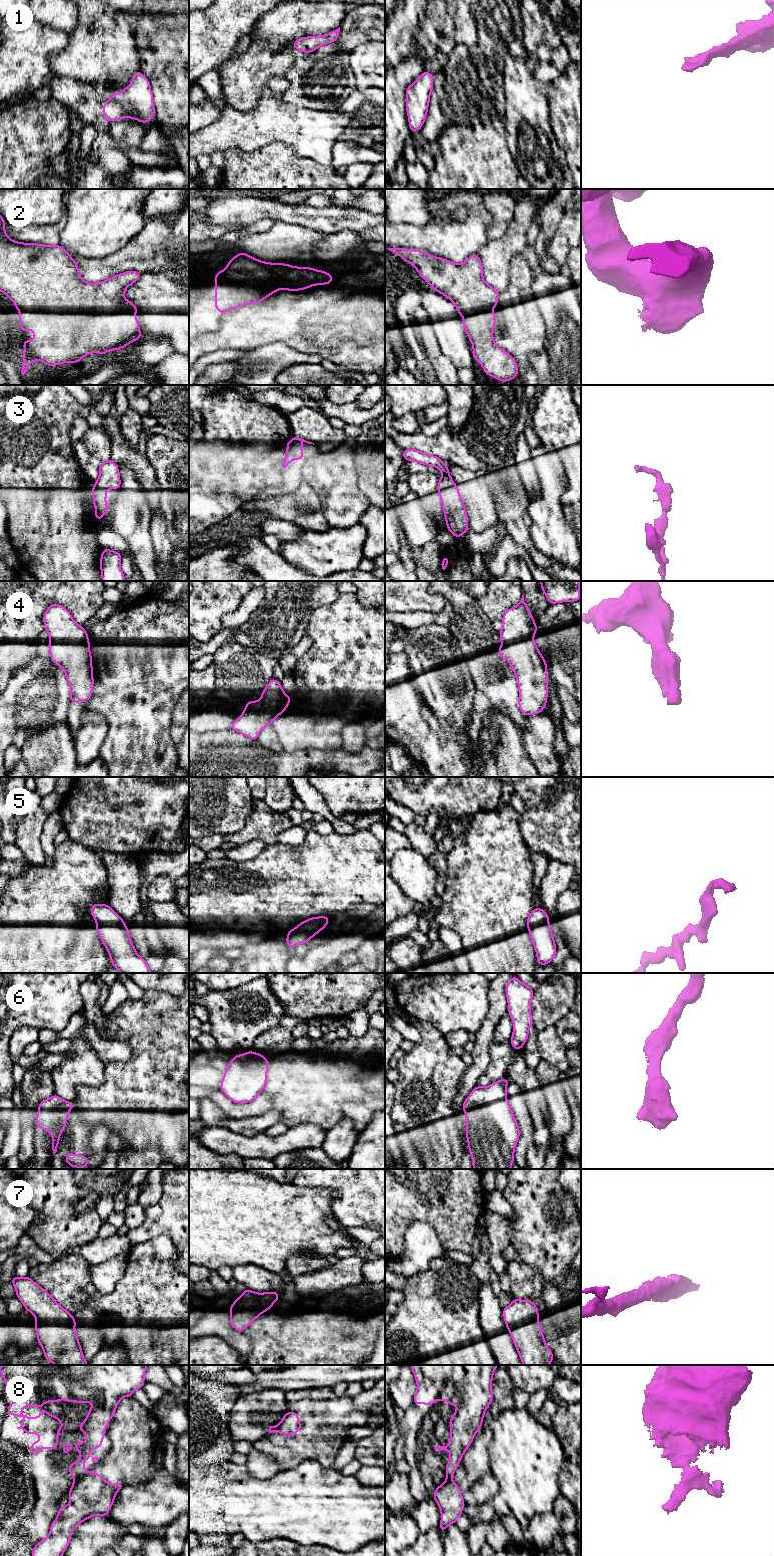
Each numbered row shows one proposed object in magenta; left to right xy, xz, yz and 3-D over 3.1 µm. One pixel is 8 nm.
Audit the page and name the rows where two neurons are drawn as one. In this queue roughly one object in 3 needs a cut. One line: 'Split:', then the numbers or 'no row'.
Split: 8

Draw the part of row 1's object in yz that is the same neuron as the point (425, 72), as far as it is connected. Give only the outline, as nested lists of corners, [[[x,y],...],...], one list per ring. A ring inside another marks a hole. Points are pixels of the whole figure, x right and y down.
[[[424,71],[416,81],[406,88],[406,110],[411,132],[421,130],[433,91],[434,74]]]

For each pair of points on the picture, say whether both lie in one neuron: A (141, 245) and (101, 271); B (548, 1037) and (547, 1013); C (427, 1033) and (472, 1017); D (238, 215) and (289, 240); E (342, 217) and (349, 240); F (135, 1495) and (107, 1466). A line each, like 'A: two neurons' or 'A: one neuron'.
A: one neuron
B: two neurons
C: two neurons
D: two neurons
E: two neurons
F: two neurons

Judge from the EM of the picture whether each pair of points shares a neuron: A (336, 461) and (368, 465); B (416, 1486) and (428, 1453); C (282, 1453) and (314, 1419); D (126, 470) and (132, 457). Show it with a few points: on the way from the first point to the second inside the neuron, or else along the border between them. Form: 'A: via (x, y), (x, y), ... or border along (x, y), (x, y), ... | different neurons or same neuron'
A: border along (353, 453), (354, 462) | different neurons
B: via (415, 1476), (415, 1460), (418, 1457) | same neuron
C: via (288, 1445), (306, 1427) | same neuron
D: border along (121, 462), (127, 462), (130, 465), (140, 485) | different neurons

